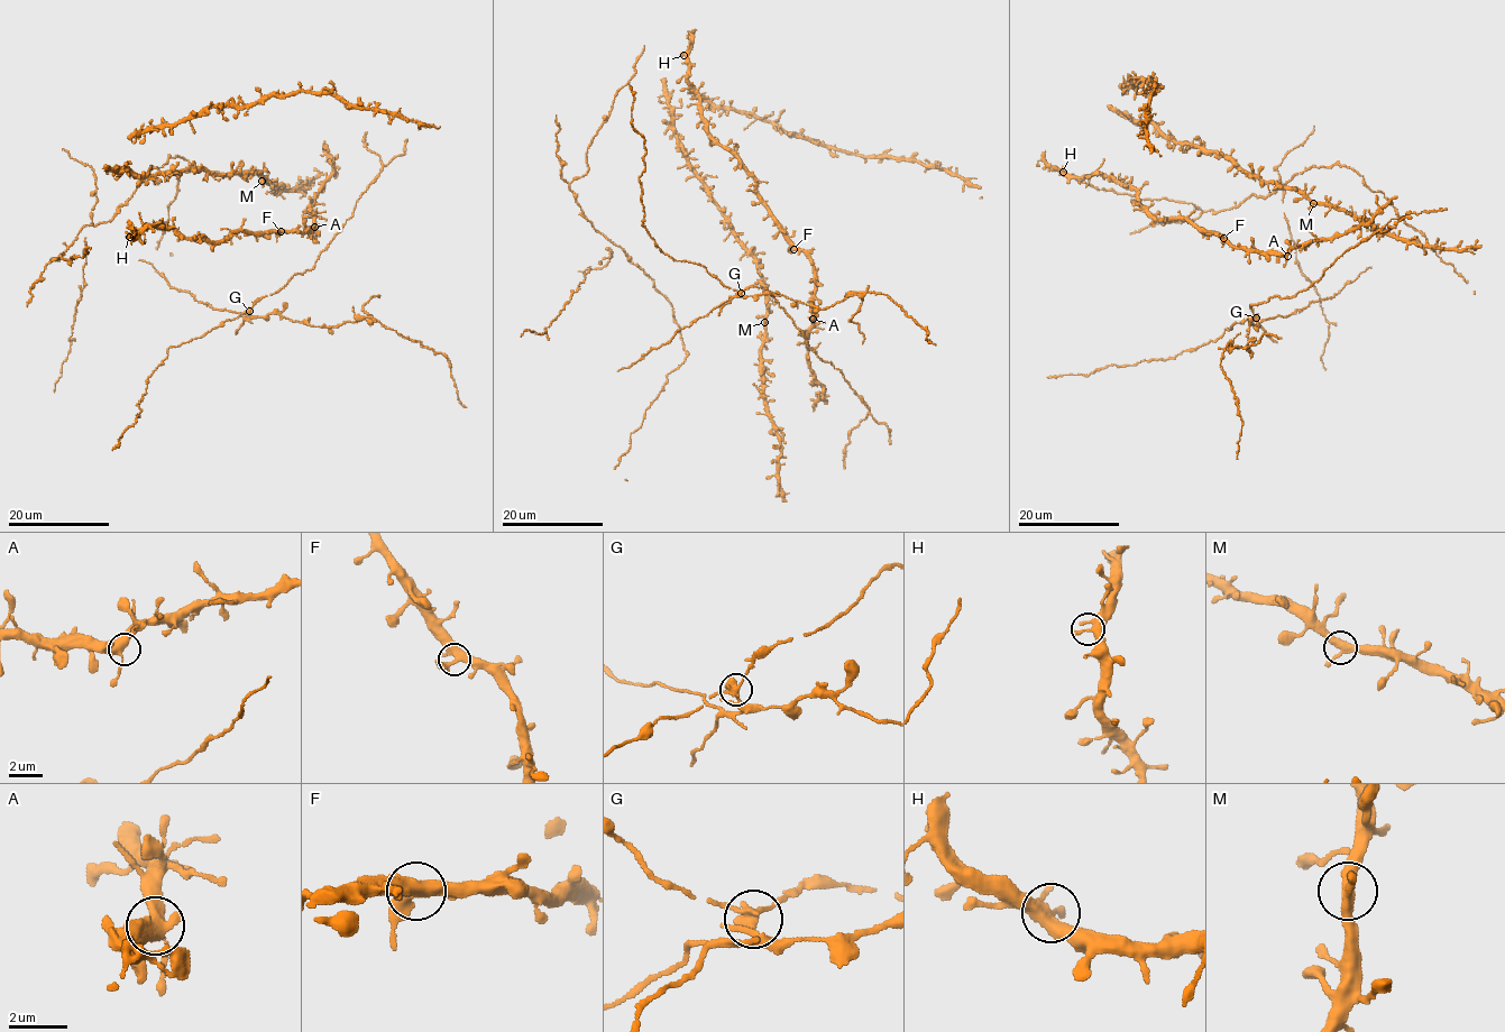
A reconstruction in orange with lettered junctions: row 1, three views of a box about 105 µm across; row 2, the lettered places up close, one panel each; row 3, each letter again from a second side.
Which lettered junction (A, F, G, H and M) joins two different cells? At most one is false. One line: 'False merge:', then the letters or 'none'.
False merge: G

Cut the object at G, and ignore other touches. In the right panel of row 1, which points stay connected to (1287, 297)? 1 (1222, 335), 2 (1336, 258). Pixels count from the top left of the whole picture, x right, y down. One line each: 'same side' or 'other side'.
1: same side
2: same side

